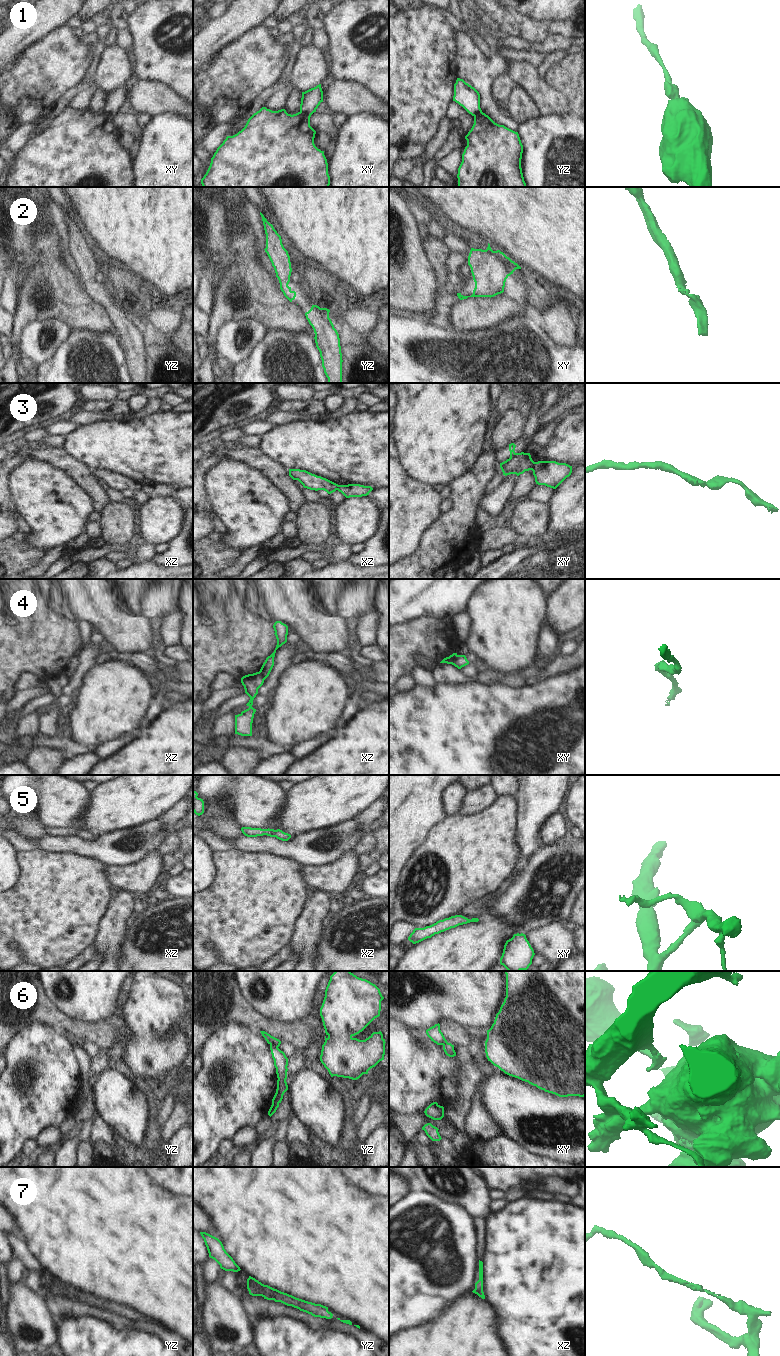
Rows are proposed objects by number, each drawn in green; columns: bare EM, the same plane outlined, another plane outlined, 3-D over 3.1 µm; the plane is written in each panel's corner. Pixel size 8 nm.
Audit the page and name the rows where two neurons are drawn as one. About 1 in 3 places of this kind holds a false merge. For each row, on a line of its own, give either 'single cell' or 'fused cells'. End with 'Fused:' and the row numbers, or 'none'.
1: fused cells
2: single cell
3: fused cells
4: fused cells
5: single cell
6: fused cells
7: single cell
Fused: 1, 3, 4, 6

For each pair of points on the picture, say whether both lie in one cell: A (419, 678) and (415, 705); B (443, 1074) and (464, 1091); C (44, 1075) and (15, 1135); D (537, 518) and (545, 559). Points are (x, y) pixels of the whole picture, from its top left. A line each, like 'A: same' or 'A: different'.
A: different
B: different
C: same
D: different

